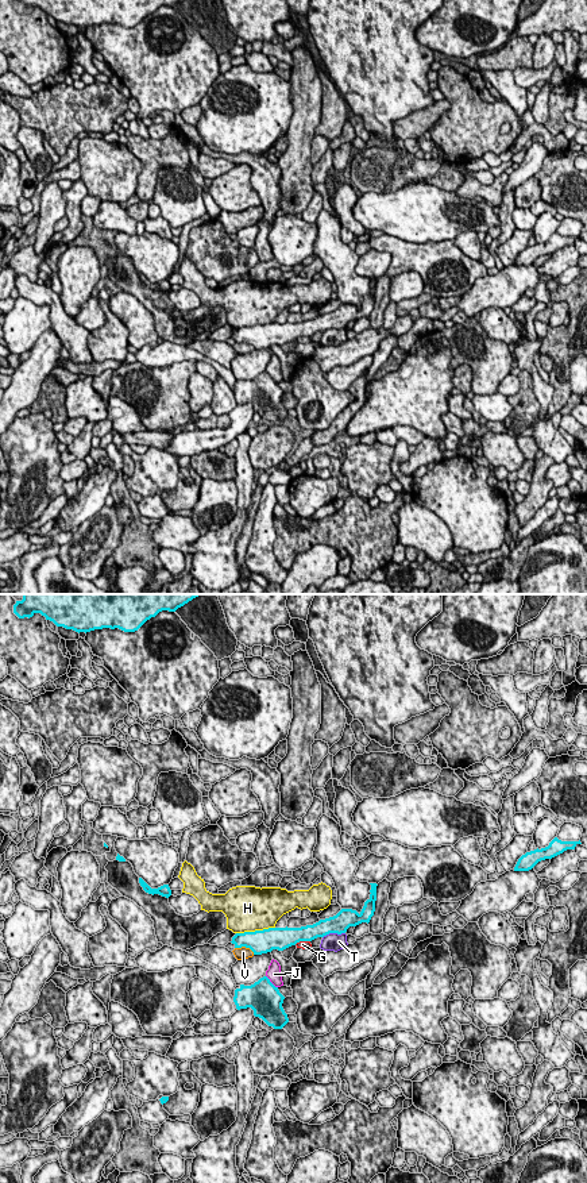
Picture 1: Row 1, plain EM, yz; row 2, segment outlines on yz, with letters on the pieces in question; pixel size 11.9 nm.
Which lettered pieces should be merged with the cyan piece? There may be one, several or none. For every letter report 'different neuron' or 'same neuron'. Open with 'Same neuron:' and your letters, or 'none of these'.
Same neuron: none of these
G: different neuron
H: different neuron
J: different neuron
T: different neuron
V: different neuron

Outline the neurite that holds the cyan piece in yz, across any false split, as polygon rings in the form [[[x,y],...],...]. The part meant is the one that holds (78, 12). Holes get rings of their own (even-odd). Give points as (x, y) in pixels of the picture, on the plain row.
[[[13,0],[13,8],[19,14],[40,8],[57,22],[78,28],[103,23],[135,27],[159,7],[175,7],[181,1],[184,0]]]

